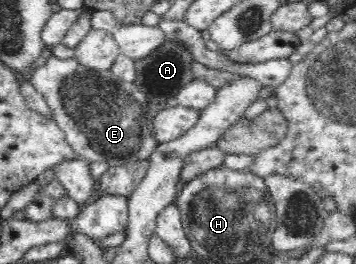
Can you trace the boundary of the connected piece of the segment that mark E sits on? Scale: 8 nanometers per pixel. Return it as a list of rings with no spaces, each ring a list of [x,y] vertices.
[[[51,52],[47,54],[46,63],[40,67],[35,68],[29,80],[34,84],[37,92],[40,92],[47,101],[49,109],[51,109],[52,119],[63,129],[65,133],[66,142],[72,147],[72,150],[81,159],[85,159],[88,162],[106,162],[110,167],[117,165],[127,165],[132,160],[149,159],[152,152],[157,148],[156,138],[151,137],[152,125],[147,124],[147,96],[145,92],[141,92],[137,85],[121,80],[118,76],[115,76],[110,70],[95,71],[83,66],[75,57],[68,59],[59,59],[55,57]]]

